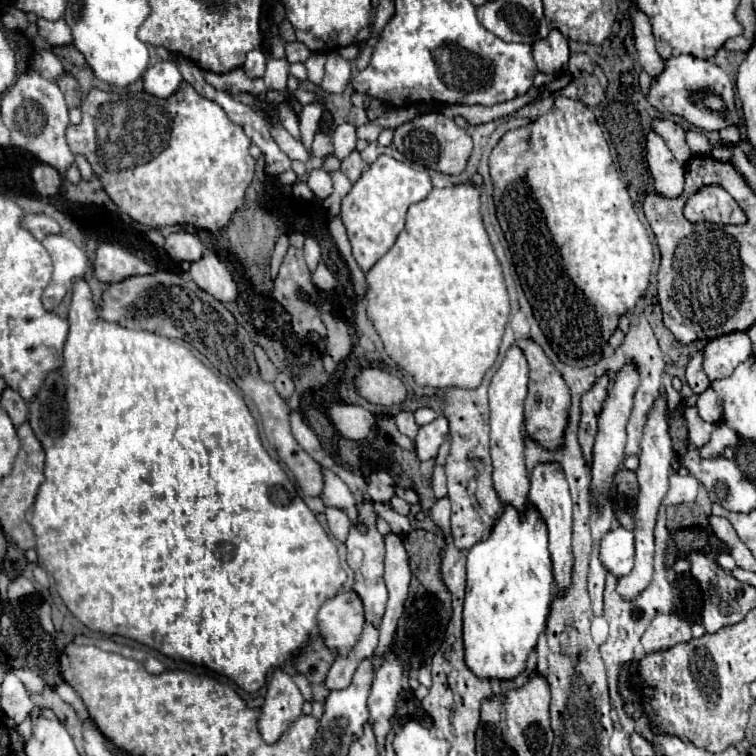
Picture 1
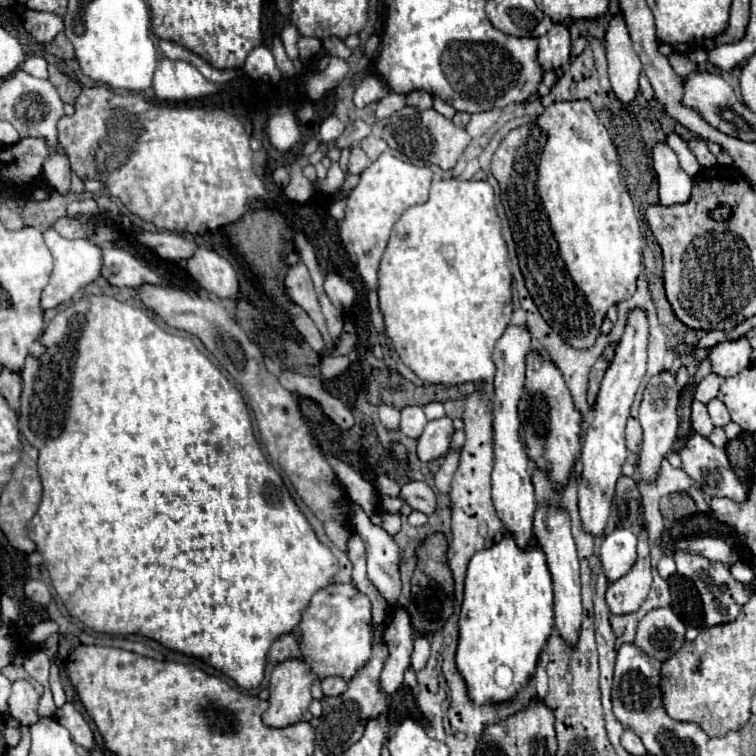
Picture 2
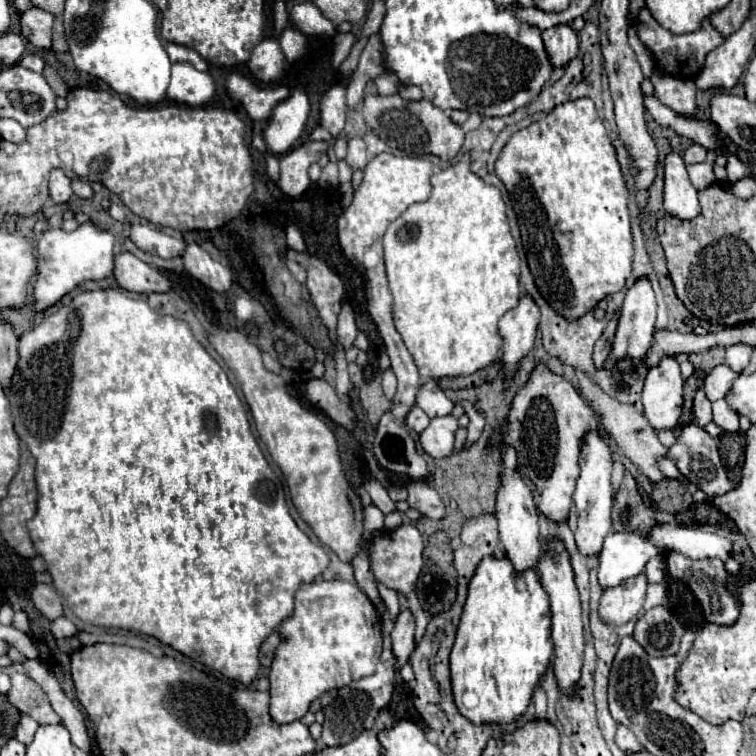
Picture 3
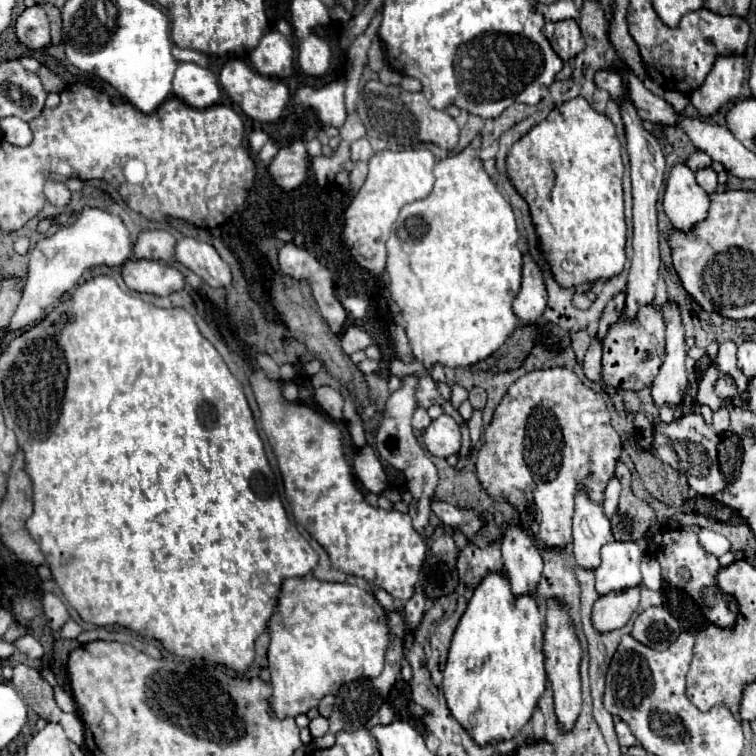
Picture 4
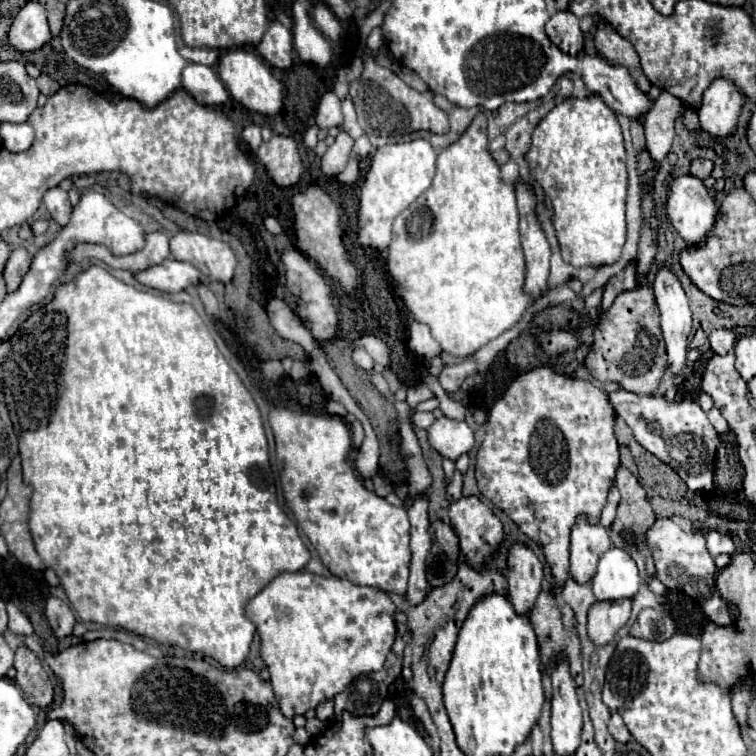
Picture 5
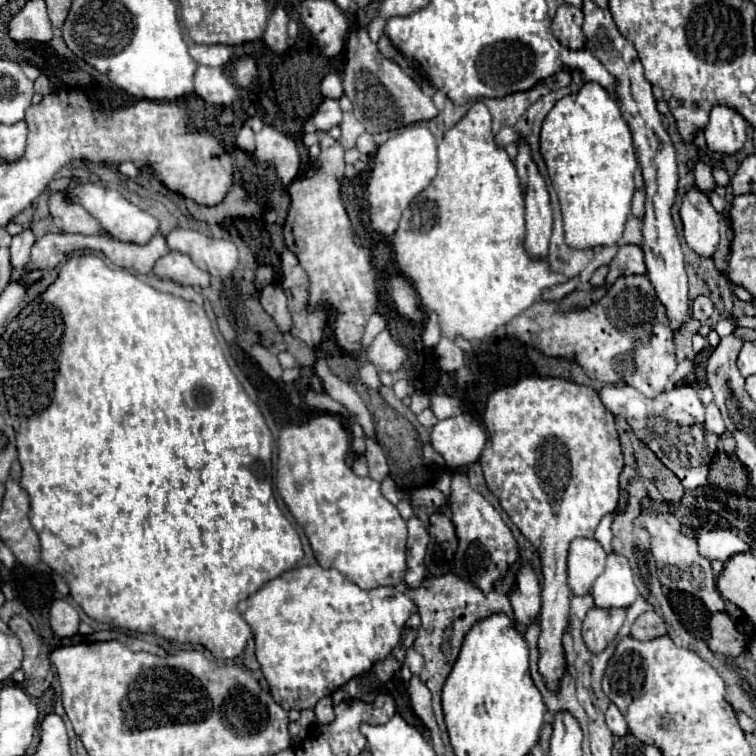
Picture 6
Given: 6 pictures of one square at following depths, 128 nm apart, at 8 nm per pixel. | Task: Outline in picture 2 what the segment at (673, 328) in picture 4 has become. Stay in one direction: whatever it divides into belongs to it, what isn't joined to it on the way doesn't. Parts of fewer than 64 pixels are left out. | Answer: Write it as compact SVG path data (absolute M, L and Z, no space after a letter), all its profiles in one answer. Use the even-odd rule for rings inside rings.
M662 370L660 374L650 378L642 396L642 404L640 404L640 424L644 430L644 440L642 440L642 450L640 450L640 466L638 466L640 470L636 470L638 478L654 480L662 458L672 450L672 444L676 440L676 430L678 430L678 414L676 414L678 396L680 396L680 388L672 372Z

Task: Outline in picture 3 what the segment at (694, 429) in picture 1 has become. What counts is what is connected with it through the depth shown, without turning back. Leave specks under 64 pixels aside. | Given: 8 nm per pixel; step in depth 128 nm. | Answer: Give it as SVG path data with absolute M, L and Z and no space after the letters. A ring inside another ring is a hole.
M702 388L698 390L698 396L694 398L694 420L696 420L696 406L698 406L698 424L706 426L712 421L712 403L706 398Z

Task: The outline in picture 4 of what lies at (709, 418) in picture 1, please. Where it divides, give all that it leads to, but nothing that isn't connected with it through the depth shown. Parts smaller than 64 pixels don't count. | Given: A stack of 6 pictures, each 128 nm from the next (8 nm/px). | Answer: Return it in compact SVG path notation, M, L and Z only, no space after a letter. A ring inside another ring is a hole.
M720 408L720 410L714 412L714 418L712 418L712 430L714 430L716 434L730 430L730 410L728 410L728 408Z

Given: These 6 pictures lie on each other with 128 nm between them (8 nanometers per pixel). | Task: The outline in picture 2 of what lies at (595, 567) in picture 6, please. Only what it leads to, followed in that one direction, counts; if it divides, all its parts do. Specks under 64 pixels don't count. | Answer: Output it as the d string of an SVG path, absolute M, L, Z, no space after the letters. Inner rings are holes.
M634 308L628 314L626 330L604 374L604 380L596 398L594 420L588 424L584 432L584 444L582 444L582 456L580 456L582 474L578 482L578 508L580 508L582 528L590 536L604 534L606 522L610 518L610 504L612 504L614 488L616 488L618 478L622 476L622 464L626 462L626 456L628 456L624 428L626 428L630 406L634 402L640 380L646 374L646 346L648 346L648 318L642 308Z

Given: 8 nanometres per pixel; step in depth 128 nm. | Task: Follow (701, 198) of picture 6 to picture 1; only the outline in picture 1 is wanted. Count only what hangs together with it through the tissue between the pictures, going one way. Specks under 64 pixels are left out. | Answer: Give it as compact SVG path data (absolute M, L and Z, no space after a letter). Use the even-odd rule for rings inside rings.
M650 132L646 138L646 160L658 194L676 198L684 192L684 168L656 132Z

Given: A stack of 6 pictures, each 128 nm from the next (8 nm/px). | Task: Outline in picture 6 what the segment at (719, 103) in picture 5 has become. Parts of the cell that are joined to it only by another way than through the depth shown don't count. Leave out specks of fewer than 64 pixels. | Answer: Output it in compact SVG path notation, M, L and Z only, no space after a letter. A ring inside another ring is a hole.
M716 106L706 126L706 144L718 154L734 154L742 150L746 140L746 120L732 108Z

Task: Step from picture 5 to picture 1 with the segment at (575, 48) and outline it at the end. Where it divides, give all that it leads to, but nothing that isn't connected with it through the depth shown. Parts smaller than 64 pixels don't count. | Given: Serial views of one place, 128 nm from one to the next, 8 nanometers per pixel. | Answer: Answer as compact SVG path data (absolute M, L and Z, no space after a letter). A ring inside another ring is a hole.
M550 30L544 40L534 44L534 62L540 72L556 76L568 62L568 38L562 32Z

